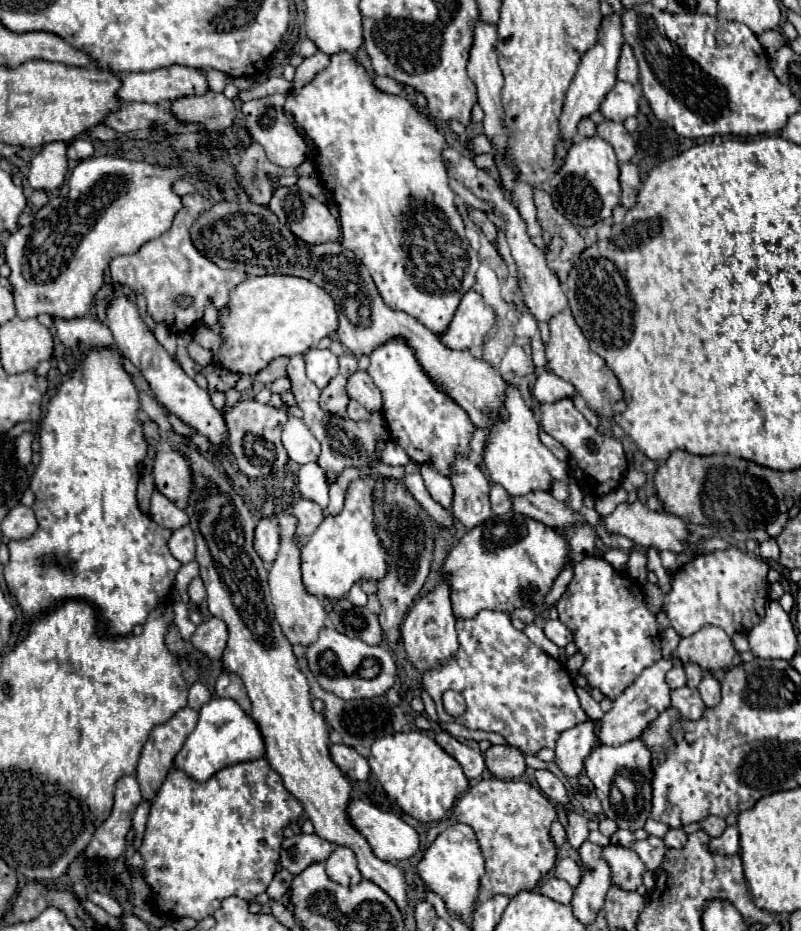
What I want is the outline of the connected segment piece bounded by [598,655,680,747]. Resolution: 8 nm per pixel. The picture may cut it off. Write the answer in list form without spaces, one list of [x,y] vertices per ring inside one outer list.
[[[670,655],[670,657],[662,657],[662,661],[656,661],[654,665],[646,667],[642,671],[642,675],[620,695],[614,699],[612,709],[608,713],[604,713],[602,721],[600,721],[600,729],[598,729],[598,741],[602,745],[624,745],[632,739],[636,739],[650,721],[656,719],[658,713],[662,713],[666,707],[670,707],[670,693],[672,689],[666,683],[666,673],[678,665],[680,661]]]

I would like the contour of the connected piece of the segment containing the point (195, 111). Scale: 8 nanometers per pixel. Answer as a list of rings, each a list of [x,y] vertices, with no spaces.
[[[212,89],[200,97],[182,97],[174,101],[170,109],[182,121],[196,121],[204,125],[208,133],[220,133],[230,127],[236,117],[234,101]]]

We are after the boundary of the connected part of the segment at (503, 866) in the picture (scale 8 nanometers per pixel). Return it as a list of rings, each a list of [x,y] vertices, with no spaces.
[[[482,779],[456,801],[452,813],[460,823],[466,823],[476,831],[486,861],[478,903],[484,903],[494,895],[514,897],[518,891],[534,889],[538,881],[554,869],[558,847],[550,837],[550,825],[558,819],[558,813],[538,787],[526,781]]]

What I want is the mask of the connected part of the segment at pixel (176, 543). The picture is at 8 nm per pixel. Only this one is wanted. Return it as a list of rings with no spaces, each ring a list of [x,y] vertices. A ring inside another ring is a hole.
[[[184,525],[184,527],[176,529],[172,533],[168,545],[170,545],[172,555],[180,563],[190,563],[194,559],[194,553],[196,553],[196,539],[194,539],[194,533],[192,533],[190,525]]]

